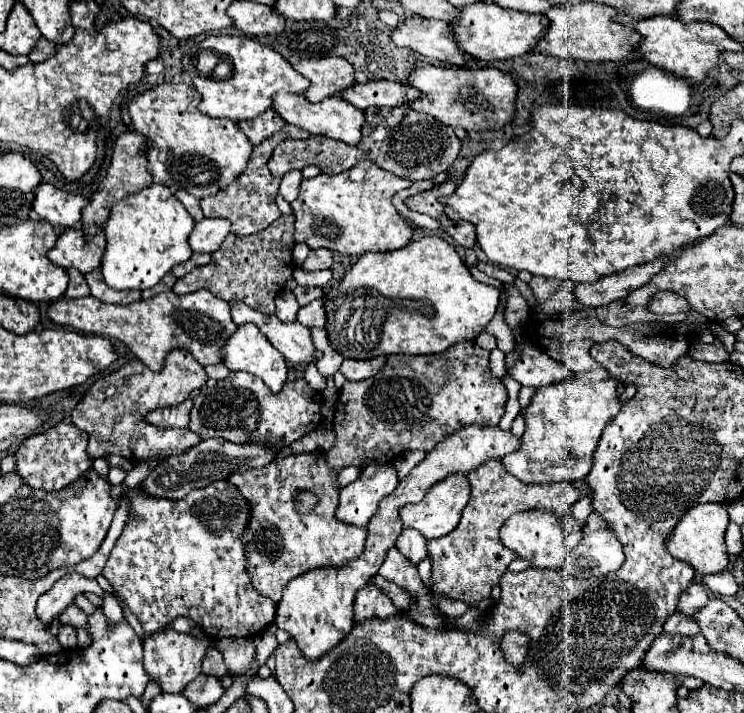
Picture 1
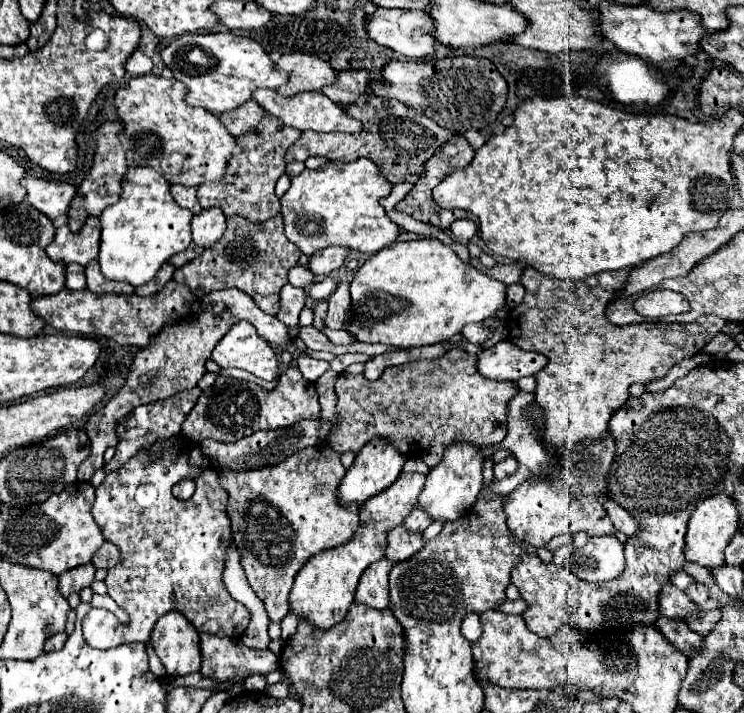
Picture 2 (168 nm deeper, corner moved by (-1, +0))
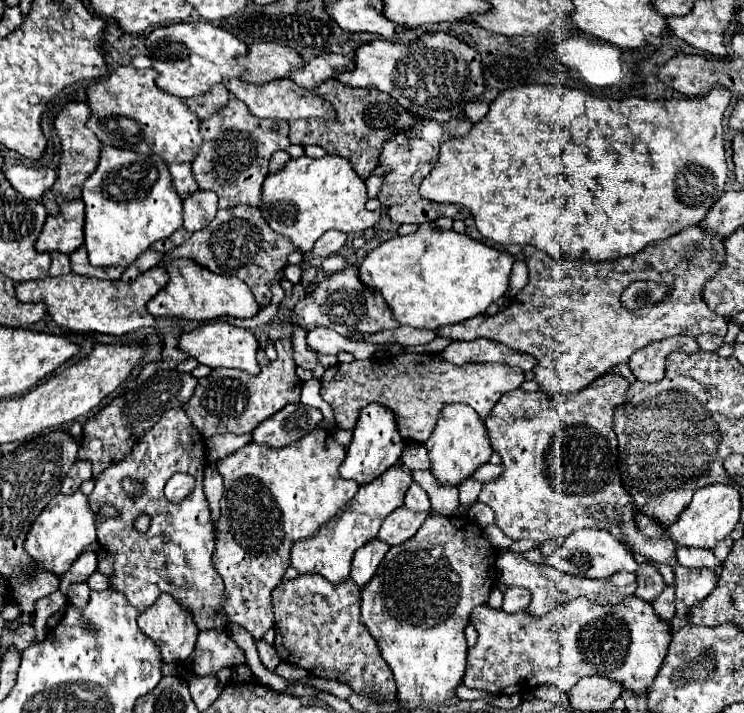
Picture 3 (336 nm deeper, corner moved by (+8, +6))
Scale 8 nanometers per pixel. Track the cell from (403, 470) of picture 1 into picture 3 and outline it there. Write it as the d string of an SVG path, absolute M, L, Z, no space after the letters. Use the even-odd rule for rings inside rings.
M414 472L414 480L422 484L422 488L428 492L432 510L444 516L456 514L458 510L458 486L440 484L430 472Z

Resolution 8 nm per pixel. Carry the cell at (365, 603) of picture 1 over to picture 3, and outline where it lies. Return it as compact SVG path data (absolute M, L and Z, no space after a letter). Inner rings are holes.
M374 538L368 544L364 544L362 548L358 548L354 554L354 560L352 560L352 580L358 586L368 584L368 580L374 576L380 560L386 556L388 550L390 550L390 546L378 538Z

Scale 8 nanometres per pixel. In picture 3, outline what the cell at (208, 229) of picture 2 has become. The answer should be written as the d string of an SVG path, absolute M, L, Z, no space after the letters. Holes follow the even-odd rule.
M196 190L184 200L184 228L198 232L208 226L218 210L218 196L208 190Z

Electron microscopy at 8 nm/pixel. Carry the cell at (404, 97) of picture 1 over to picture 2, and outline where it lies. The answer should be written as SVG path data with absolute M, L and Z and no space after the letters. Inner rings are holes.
M349 70L347 74L339 74L335 86L327 86L323 94L341 106L347 106L353 104L359 96L367 94L369 90L371 90L371 74L363 70Z

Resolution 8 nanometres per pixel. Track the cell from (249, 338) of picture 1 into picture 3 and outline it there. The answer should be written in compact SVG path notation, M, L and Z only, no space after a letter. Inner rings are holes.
M218 322L218 324L206 324L200 326L194 332L182 332L180 336L180 344L178 348L182 352L186 352L188 356L196 358L198 364L210 366L210 368L238 368L238 370L246 370L250 374L258 374L258 362L256 362L256 352L258 352L258 340L252 332L244 330L244 328L236 328L230 326L226 322Z

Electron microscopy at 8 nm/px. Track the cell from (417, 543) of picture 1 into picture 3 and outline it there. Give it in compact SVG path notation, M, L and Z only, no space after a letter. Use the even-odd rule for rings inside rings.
M412 482L412 486L406 492L406 500L404 506L414 510L414 512L428 512L430 510L430 500L426 496L426 492L420 488L418 482Z

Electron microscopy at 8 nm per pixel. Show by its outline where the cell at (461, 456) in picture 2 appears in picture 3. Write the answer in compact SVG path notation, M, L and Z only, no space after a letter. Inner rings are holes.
M450 404L442 408L440 418L424 446L432 462L432 474L444 484L462 484L478 466L486 464L494 452L484 420L468 404Z

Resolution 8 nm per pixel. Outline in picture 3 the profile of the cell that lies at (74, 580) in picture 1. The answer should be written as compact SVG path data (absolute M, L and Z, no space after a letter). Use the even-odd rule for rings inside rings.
M84 552L72 566L68 572L62 574L60 580L60 590L64 595L67 595L70 584L74 582L86 582L90 578L90 574L96 570L98 566L98 558L94 552Z

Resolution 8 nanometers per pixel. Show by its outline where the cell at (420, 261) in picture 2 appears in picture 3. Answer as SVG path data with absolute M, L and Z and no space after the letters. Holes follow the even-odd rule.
M424 222L418 226L414 234L402 238L396 236L374 248L360 266L360 278L366 286L382 292L388 306L392 308L394 318L398 318L400 324L436 330L438 326L456 324L474 318L478 314L484 314L492 302L496 302L506 294L512 264L514 264L514 256L508 252L496 250L466 234L456 233L453 229L441 230L434 222Z

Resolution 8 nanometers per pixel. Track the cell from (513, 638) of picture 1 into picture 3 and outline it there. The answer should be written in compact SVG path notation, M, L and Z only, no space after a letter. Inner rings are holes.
M628 596L616 606L600 606L586 598L578 598L554 608L544 616L532 616L528 610L508 614L504 610L478 606L472 612L470 622L478 632L478 644L468 650L464 686L498 696L524 692L524 688L536 688L538 684L554 684L560 692L568 694L580 678L592 674L618 680L626 684L628 690L646 692L646 684L650 684L650 680L654 680L658 674L672 638L670 624L656 616L650 602L644 602L636 596Z

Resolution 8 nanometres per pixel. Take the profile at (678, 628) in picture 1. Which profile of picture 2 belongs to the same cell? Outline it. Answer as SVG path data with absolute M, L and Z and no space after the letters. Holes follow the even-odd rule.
M711 610L711 612L705 612L705 614L691 614L685 622L689 624L689 628L701 636L709 634L715 624L721 620L721 610Z

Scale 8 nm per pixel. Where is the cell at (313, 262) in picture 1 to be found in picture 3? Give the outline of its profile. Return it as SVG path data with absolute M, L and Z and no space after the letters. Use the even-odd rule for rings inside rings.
M328 230L328 232L324 232L324 234L318 238L318 242L314 244L312 252L314 252L316 256L320 256L320 258L328 258L328 256L336 254L336 252L344 246L344 242L346 242L346 234L344 234L344 232Z

